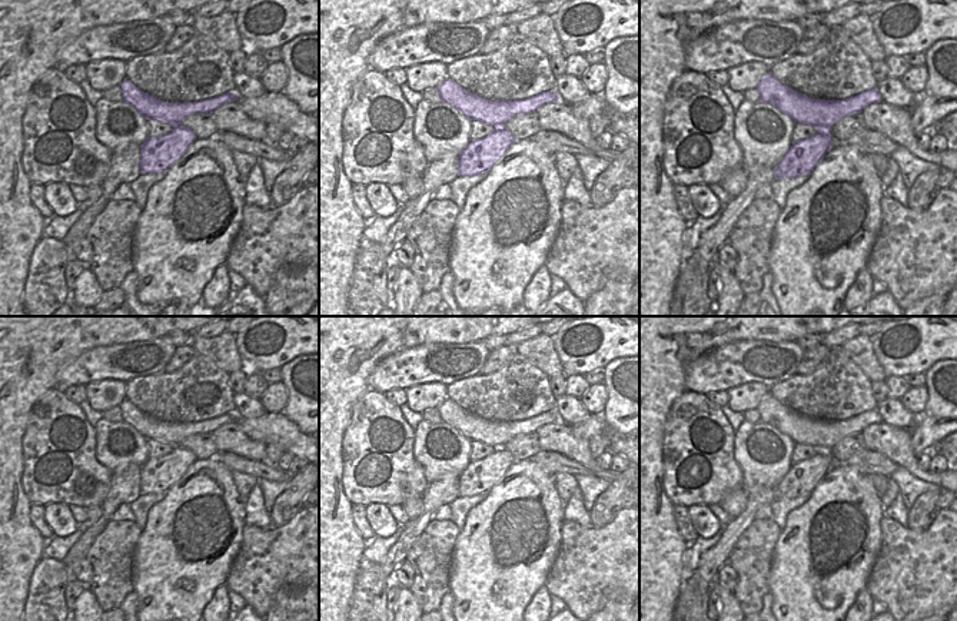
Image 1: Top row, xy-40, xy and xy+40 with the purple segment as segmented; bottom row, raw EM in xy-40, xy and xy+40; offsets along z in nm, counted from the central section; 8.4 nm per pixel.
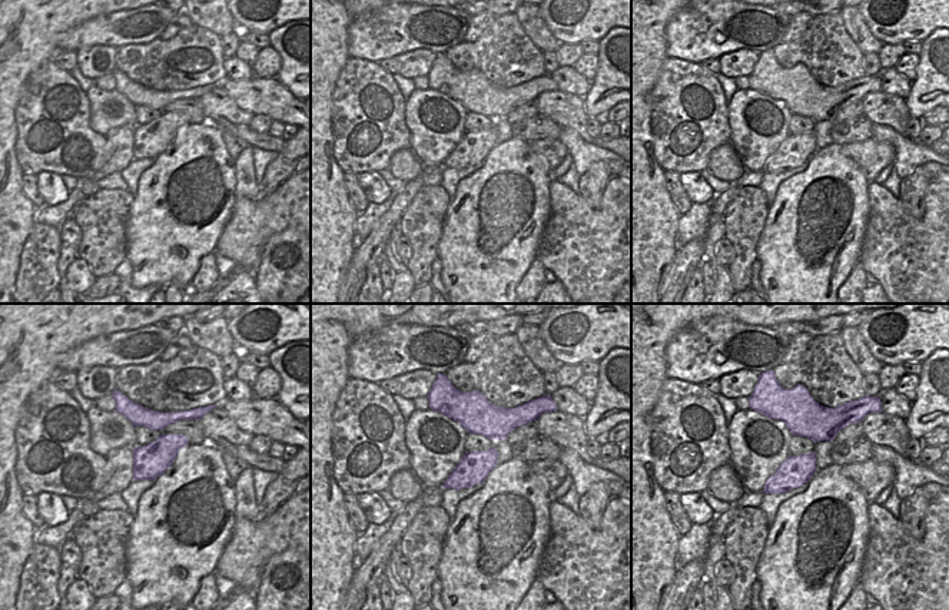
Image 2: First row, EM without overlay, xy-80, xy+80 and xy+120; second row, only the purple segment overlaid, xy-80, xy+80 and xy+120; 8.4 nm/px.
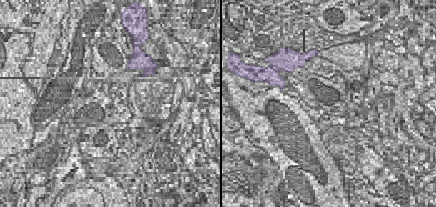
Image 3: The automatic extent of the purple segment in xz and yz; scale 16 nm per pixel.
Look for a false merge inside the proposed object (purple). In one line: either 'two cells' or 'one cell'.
two cells

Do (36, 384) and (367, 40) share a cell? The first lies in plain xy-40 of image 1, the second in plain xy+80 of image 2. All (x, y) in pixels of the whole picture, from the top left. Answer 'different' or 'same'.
different

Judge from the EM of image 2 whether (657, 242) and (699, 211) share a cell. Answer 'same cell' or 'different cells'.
different cells

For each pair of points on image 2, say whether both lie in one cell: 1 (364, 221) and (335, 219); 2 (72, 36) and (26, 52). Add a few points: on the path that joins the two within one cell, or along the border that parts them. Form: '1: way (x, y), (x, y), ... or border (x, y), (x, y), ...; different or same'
1: border (359, 214), (355, 221), (357, 242); different
2: border (86, 22), (67, 29), (59, 37), (56, 49); different

